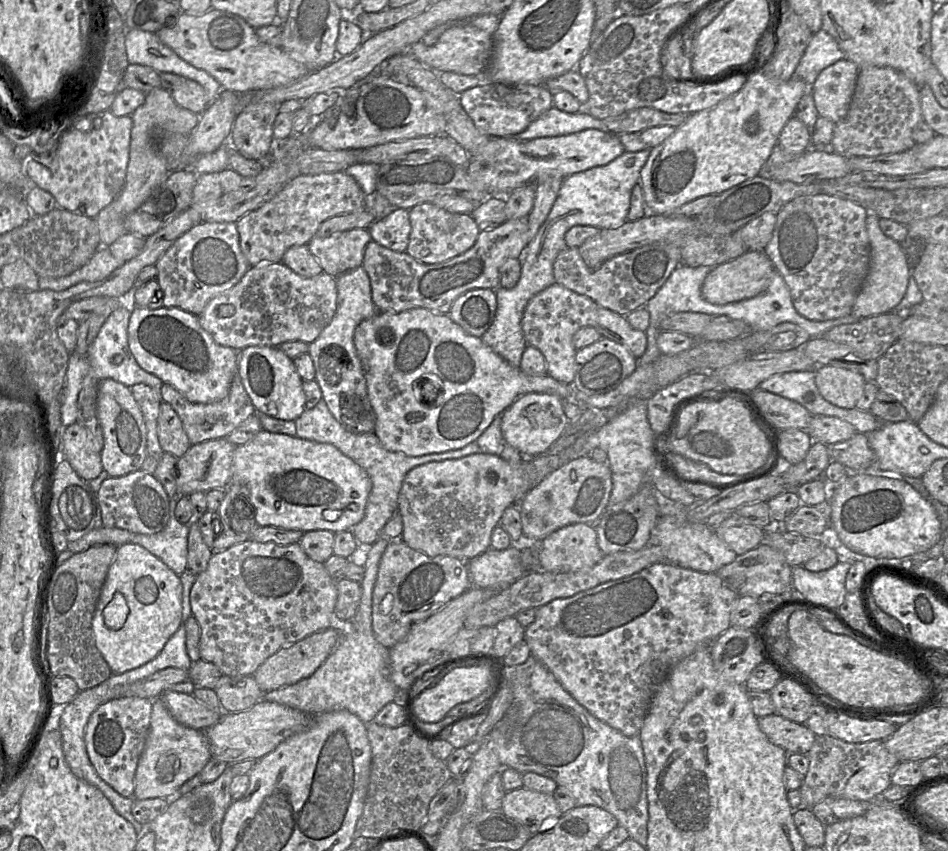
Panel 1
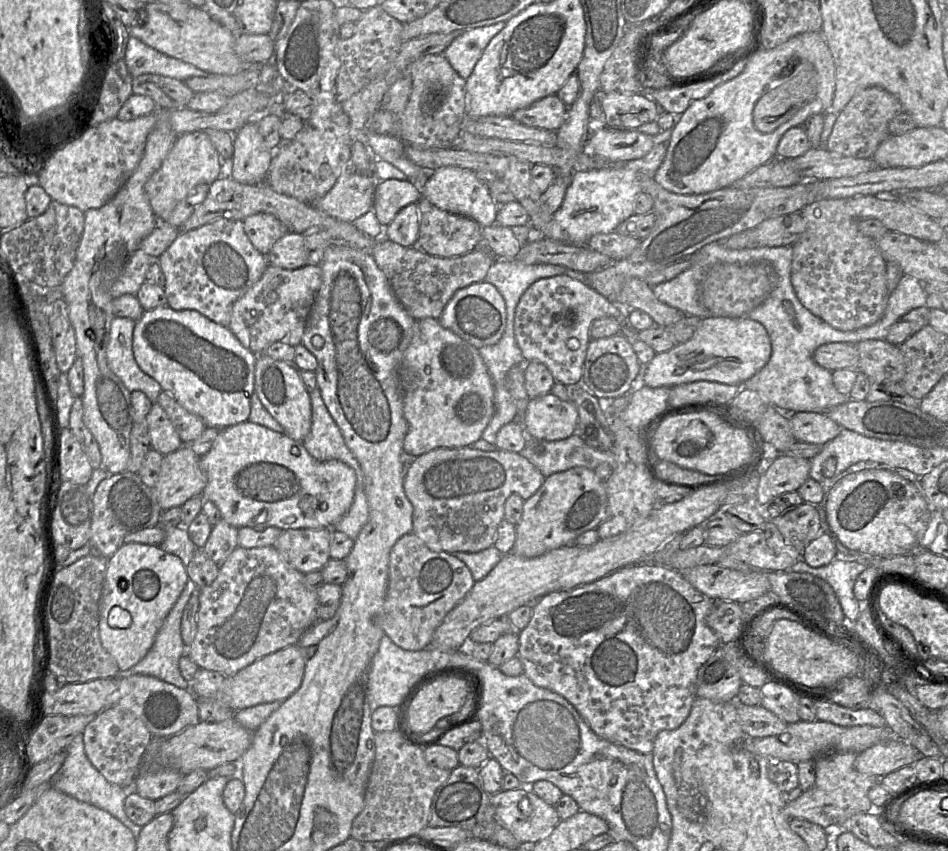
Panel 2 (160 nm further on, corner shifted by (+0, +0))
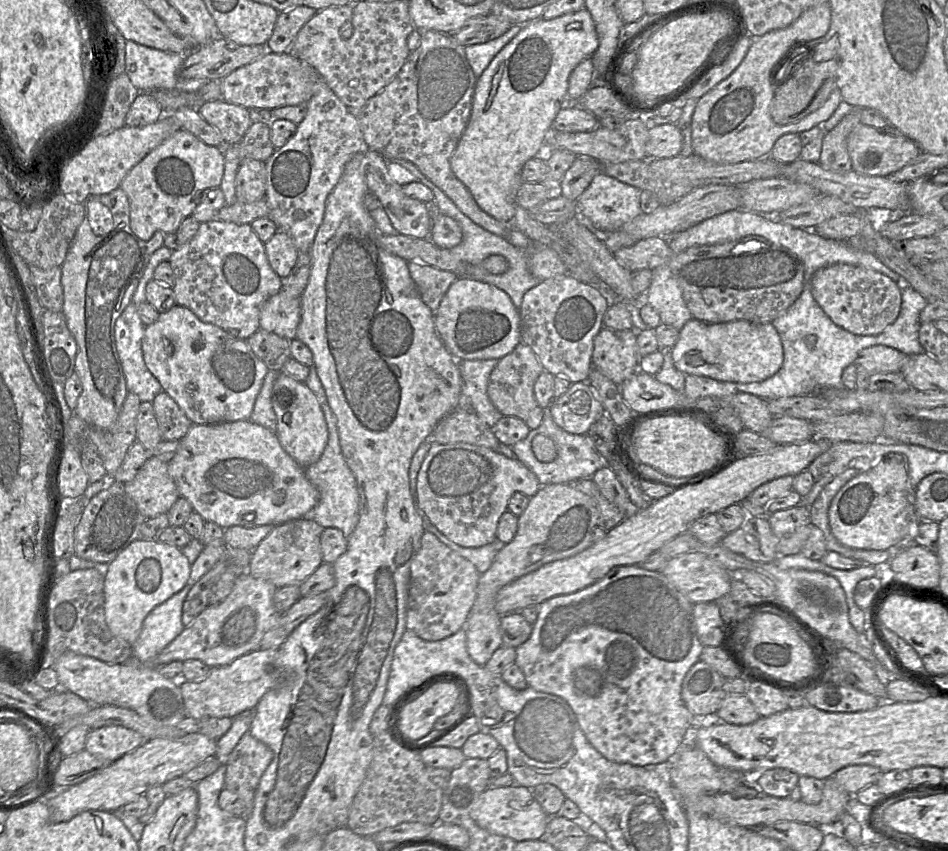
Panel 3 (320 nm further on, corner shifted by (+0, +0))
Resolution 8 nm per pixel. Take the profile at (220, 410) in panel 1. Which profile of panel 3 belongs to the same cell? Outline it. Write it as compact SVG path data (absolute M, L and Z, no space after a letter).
M163 390L152 401L162 440L180 440L192 422L177 403Z

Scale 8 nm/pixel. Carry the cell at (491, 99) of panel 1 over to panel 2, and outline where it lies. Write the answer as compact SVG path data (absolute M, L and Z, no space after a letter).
M555 94L515 111L511 117L526 126L556 132L565 121L567 112L568 107Z

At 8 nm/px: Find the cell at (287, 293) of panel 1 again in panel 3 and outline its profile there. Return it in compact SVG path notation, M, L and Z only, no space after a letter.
M284 290L265 300L260 309L260 329L290 341L296 338L301 318L301 297L287 296Z

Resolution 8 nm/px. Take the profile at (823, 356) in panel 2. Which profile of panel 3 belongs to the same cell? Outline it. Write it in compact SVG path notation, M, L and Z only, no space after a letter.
M875 345L863 349L856 361L858 368L864 368L871 374L900 372L907 356L894 348Z

